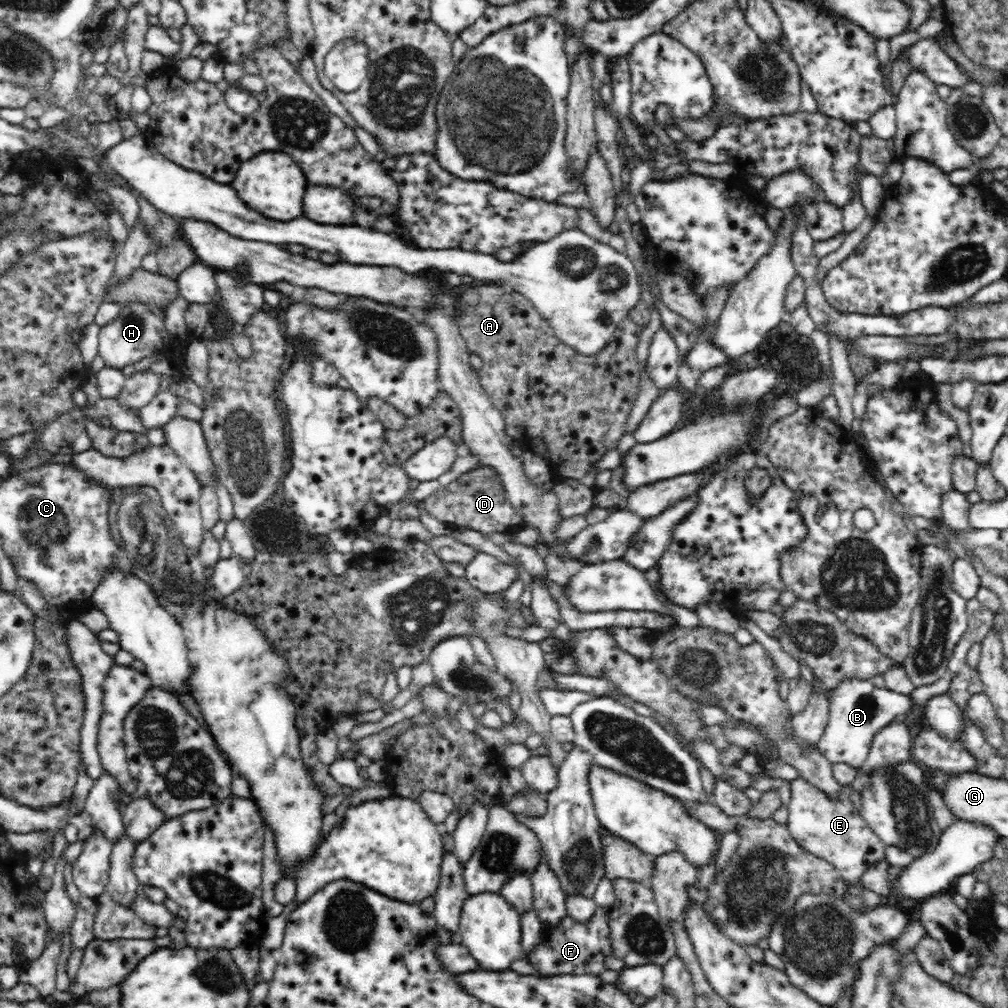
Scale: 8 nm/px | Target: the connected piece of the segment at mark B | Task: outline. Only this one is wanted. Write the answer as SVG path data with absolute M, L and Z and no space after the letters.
M844 679L835 689L829 691L829 695L830 714L824 734L816 745L817 749L832 764L844 763L855 769L864 764L873 736L912 708L910 695L878 688L870 679Z

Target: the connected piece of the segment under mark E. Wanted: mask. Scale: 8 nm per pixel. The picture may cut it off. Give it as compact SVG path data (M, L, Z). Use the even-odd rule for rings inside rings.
M804 778L791 780L791 799L787 806L787 829L806 852L830 862L848 885L862 887L862 874L884 859L886 843L868 826L861 811L852 803L852 785L841 785L839 795L832 800Z

